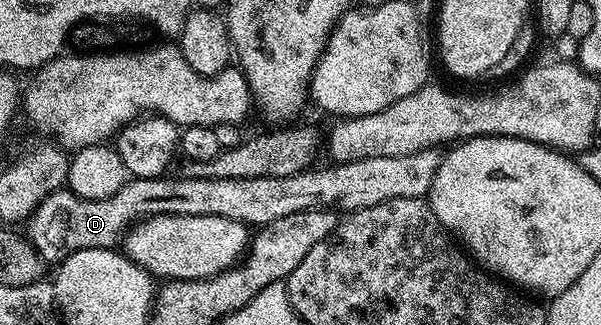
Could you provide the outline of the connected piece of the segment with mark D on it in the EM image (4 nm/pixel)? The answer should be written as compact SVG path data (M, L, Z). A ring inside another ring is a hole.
M440 149L411 152L411 156L375 156L360 158L354 162L338 162L328 164L322 170L310 168L295 176L263 176L262 178L186 178L184 176L166 176L163 178L134 178L115 192L115 196L107 196L103 200L87 200L80 198L68 188L56 190L28 219L27 237L47 264L60 264L67 256L80 250L99 248L112 250L122 241L123 233L143 218L154 218L159 214L179 214L181 216L223 216L236 222L244 222L246 227L260 228L275 220L283 220L283 216L295 216L295 212L308 210L332 210L334 212L352 212L371 208L375 204L383 204L396 198L425 198L431 184L435 180L435 172L443 157Z

